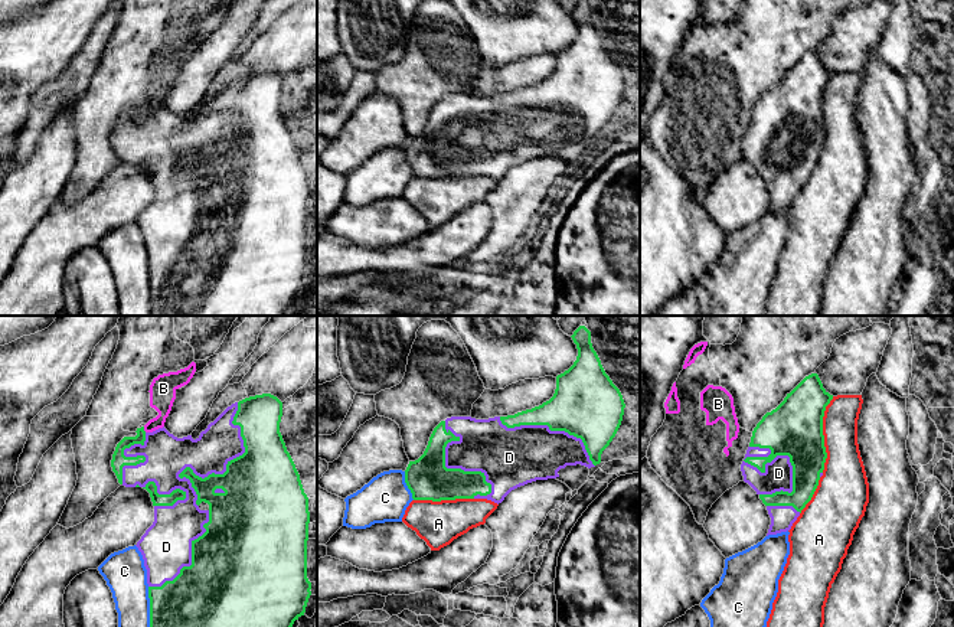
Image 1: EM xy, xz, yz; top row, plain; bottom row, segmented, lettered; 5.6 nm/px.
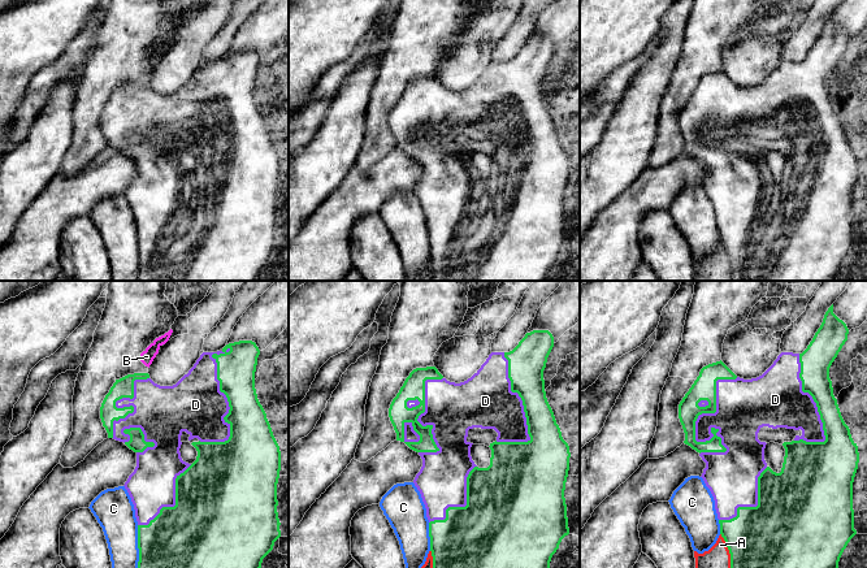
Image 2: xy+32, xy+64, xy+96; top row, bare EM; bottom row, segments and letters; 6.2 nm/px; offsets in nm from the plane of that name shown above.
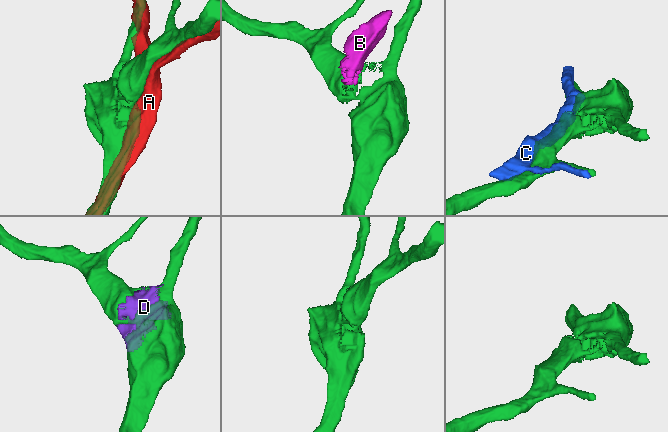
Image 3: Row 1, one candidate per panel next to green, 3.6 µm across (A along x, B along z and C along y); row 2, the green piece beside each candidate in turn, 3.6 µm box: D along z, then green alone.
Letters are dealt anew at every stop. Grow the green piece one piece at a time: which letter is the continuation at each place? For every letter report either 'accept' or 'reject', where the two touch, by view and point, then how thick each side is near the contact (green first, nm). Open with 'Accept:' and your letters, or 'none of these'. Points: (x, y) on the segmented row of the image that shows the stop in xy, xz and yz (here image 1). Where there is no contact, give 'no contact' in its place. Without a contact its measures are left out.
Accept: D
A: reject; meets green in yz at (822, 434); 320 nm thick on the green side, 220 nm on the other
B: reject; meets green in xy at (143, 430); 80 nm thick on the green side, 140 nm on the other
C: reject; meets green in xy at (150, 607); 320 nm thick on the green side, 240 nm on the other
D: accept; meets green in yz at (763, 472); 240 nm thick on the green side, 160 nm on the other

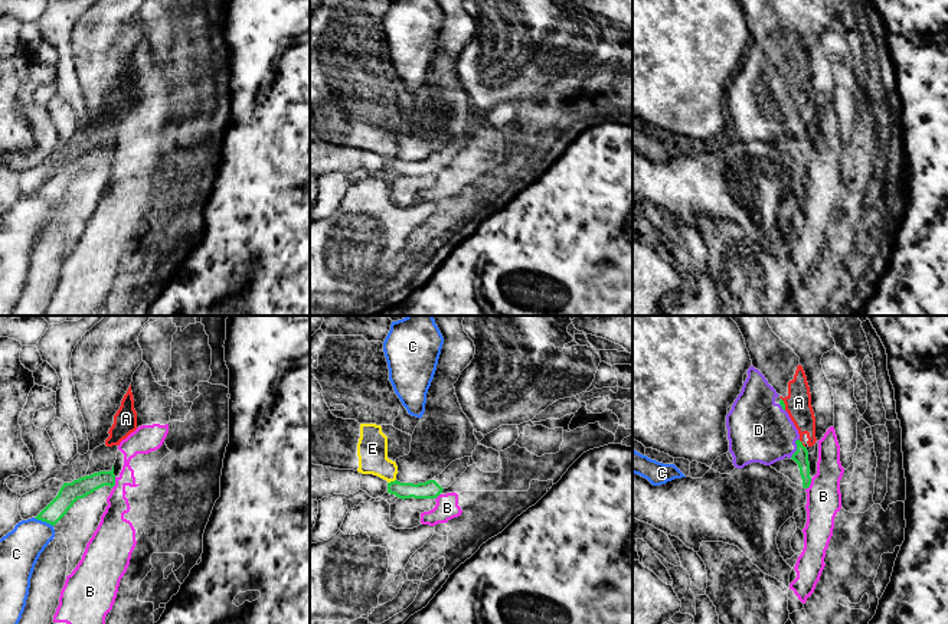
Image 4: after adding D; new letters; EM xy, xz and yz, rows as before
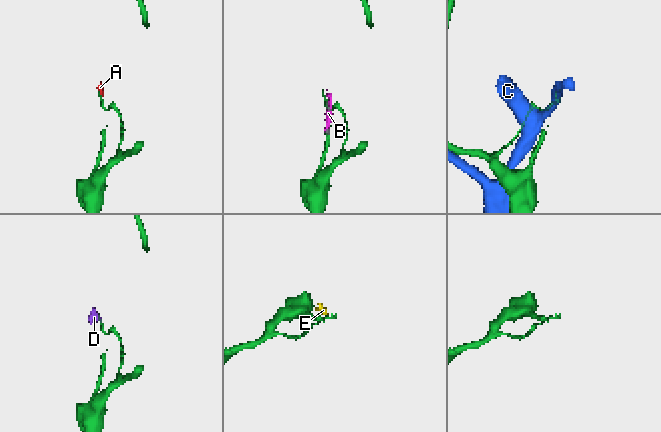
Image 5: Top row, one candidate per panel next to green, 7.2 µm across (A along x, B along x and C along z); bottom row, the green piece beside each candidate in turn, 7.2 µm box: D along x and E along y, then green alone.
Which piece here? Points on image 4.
Accept: none of these
A: reject; meets green in yz at (801, 444); 80 nm thick on the green side, 140 nm on the other
B: reject; meets green in yz at (810, 483); 80 nm thick on the green side, 190 nm on the other
C: reject; meets green in xy at (43, 520); 110 nm thick on the green side, 220 nm on the other
D: reject; meets green in yz at (797, 448); 80 nm thick on the green side, 360 nm on the other
E: reject; meets green in xz at (391, 482); 100 nm thick on the green side, 180 nm on the other

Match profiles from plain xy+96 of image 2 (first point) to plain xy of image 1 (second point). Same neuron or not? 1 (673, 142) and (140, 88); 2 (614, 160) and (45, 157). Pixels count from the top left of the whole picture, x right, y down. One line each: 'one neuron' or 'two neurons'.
1: one neuron
2: one neuron

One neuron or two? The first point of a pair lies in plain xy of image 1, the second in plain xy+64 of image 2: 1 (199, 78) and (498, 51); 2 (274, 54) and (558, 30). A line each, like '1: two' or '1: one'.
1: two
2: one

